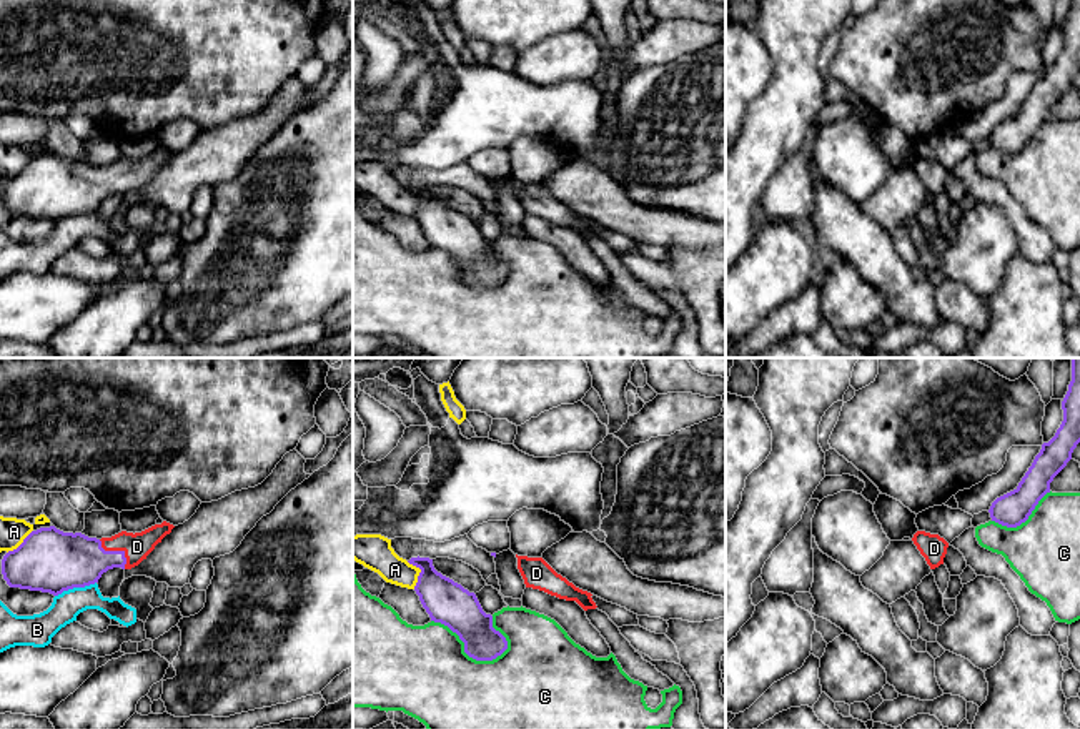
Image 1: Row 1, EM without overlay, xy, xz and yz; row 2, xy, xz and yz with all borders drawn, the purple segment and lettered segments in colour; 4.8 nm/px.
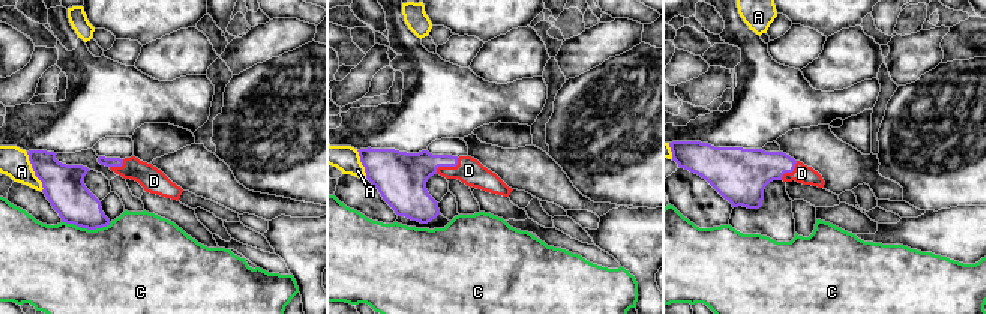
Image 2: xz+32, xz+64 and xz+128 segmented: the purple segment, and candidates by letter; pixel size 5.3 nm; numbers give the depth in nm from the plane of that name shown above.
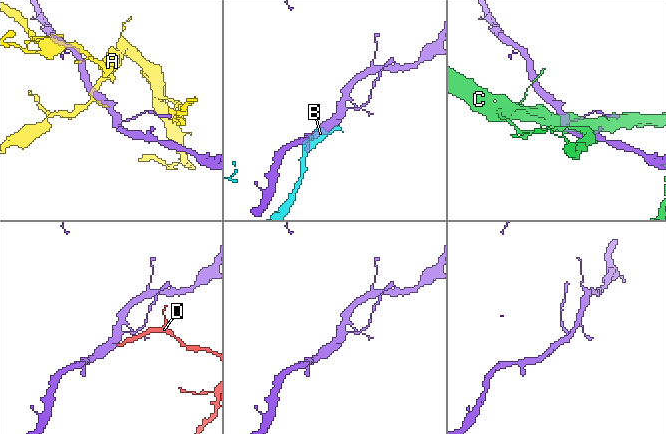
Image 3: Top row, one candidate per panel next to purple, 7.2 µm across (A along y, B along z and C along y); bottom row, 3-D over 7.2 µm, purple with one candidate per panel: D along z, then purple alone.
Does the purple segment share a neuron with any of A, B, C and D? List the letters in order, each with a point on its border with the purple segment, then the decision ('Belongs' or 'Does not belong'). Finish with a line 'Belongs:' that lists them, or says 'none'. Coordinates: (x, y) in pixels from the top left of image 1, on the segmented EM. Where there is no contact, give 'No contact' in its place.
A: Touches purple at xz (420, 573). Does not belong
B: Touches purple at xy (75, 586). Does not belong
C: Touches purple at xz (466, 653). Does not belong
D: Touches purple at xy (117, 551). Belongs
Belongs: D

